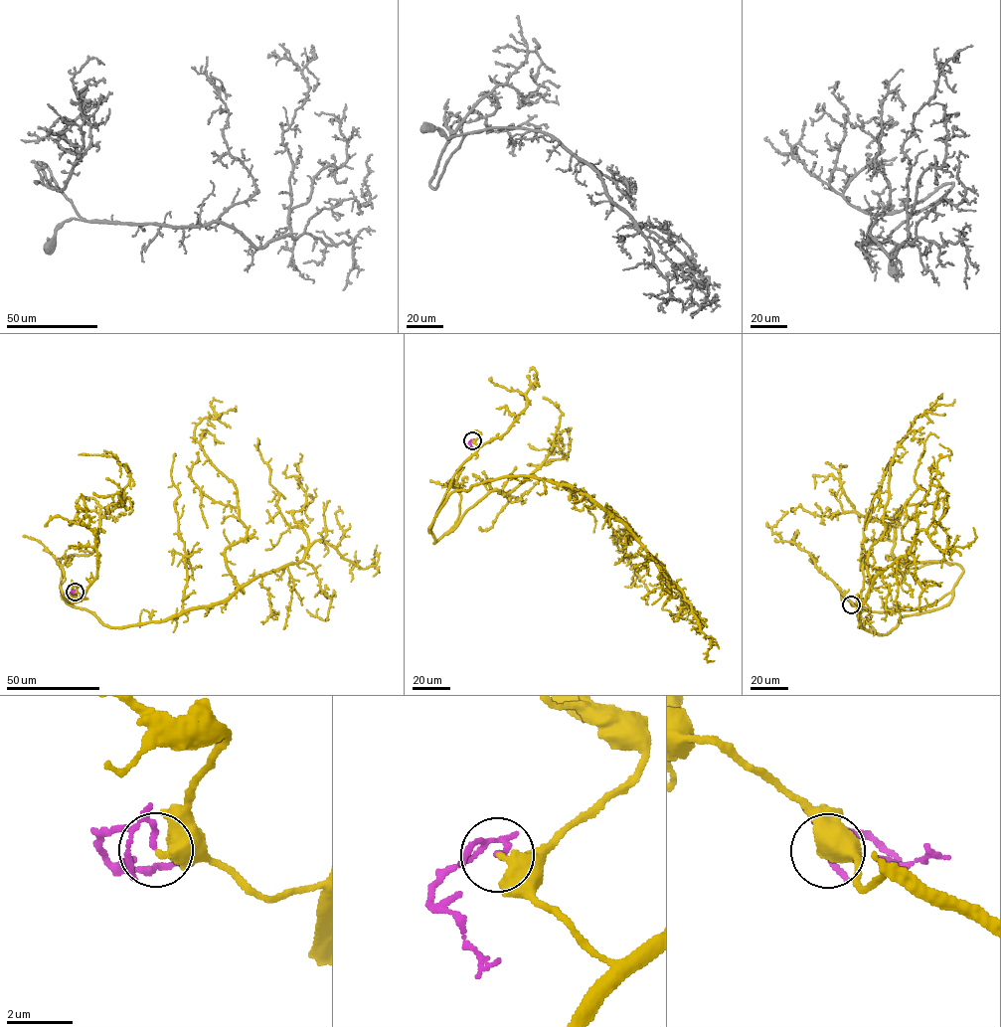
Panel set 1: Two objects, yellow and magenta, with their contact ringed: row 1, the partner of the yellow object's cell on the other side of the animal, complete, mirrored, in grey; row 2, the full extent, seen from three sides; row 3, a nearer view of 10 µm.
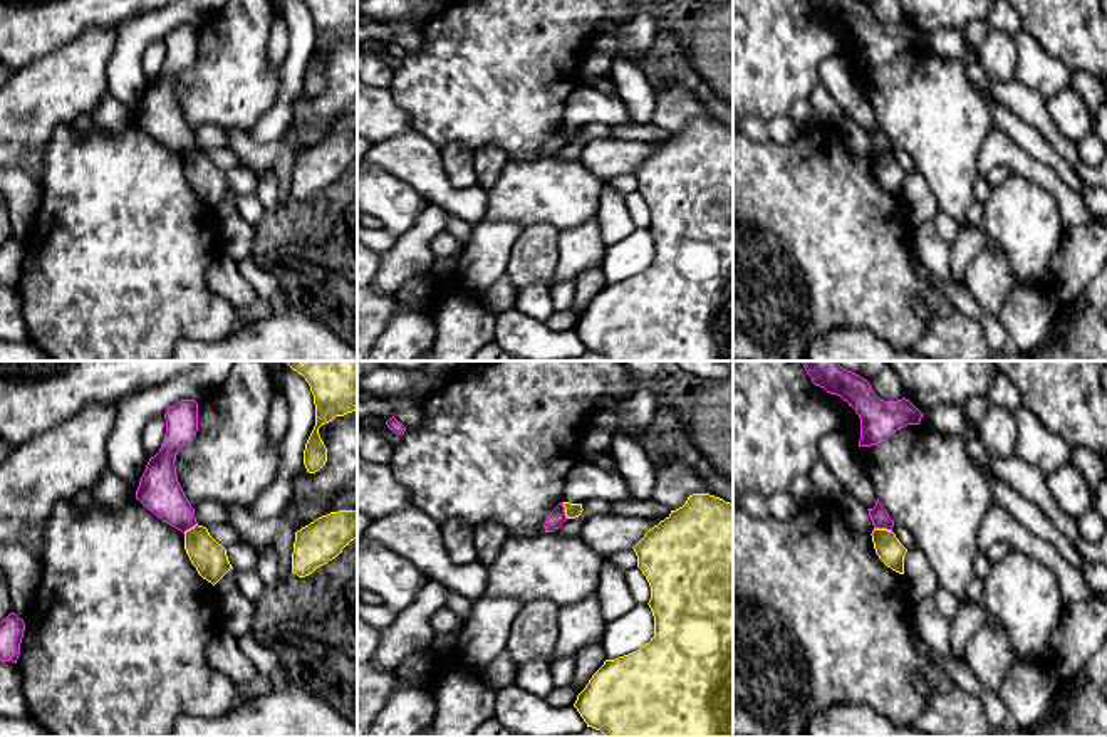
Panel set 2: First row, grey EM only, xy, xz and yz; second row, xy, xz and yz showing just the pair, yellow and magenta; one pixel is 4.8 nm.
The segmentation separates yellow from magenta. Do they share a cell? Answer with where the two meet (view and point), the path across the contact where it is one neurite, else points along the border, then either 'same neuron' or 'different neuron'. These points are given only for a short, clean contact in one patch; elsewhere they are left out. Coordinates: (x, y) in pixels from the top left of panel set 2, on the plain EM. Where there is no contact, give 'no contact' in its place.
contact yz (883, 153); border yz (874, 151), (891, 155); different neuron

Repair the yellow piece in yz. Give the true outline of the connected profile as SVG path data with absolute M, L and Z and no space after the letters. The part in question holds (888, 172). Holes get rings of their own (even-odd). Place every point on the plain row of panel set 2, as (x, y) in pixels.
M874 153L871 159L879 183L892 195L904 198L904 180L907 173L899 166L896 158L887 153Z

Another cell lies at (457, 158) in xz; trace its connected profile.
M451 143L441 148L444 171L451 185L458 190L478 185L473 166L473 151L461 143Z

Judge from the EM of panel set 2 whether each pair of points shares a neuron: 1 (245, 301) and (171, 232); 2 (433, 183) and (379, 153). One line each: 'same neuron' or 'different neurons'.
1: different neurons
2: same neuron

